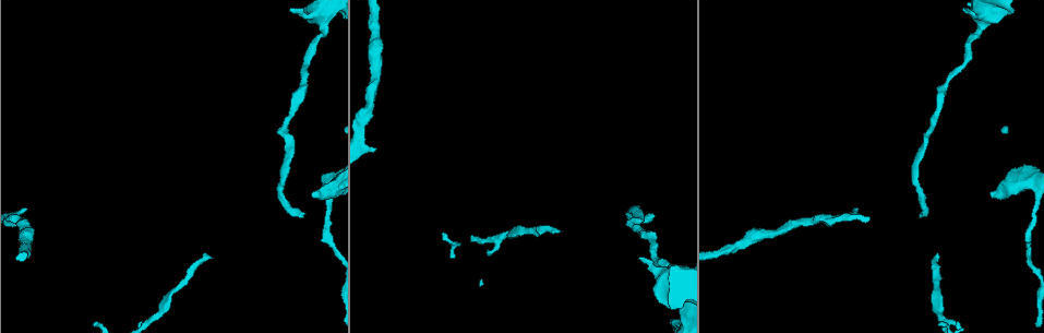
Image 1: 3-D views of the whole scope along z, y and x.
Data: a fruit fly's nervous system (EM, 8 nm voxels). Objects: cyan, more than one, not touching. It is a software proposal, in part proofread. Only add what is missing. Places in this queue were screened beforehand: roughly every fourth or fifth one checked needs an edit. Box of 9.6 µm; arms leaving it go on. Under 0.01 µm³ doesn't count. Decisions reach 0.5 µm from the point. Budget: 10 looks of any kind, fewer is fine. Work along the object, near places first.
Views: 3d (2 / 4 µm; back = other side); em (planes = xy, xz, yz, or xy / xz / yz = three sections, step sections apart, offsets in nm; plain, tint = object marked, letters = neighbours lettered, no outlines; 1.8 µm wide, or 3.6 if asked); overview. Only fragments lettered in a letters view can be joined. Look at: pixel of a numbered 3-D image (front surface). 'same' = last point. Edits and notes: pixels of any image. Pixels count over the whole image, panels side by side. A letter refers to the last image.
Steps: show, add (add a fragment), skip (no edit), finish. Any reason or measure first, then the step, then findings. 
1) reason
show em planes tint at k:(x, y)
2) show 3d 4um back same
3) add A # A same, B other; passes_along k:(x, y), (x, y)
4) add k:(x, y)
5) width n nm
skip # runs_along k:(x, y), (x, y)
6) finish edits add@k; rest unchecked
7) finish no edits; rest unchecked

branch stops here
show em planes letters at 1:(853, 211)

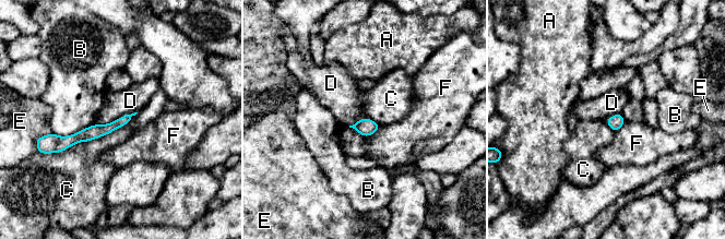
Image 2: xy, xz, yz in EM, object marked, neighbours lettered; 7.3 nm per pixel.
skip # A other, B other, C other, D other, E other, F other; border 2:(138, 112), (106, 134), (51, 153); no lettered fragment goes on from it

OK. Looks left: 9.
branch stops here
show em planes letters at 1:(938, 257)

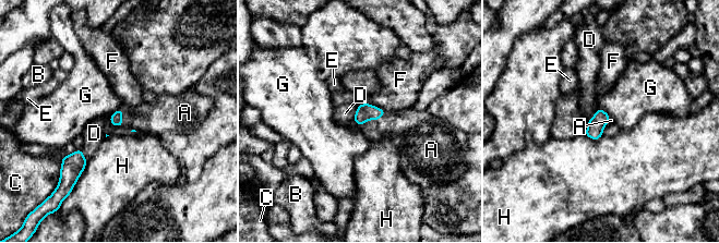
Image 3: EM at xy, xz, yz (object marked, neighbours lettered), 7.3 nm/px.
add A # A same, B other, C other, D other, E other, F other, G other, H other; passes_along 3:(364, 112), (372, 119), (405, 128); it goes on there

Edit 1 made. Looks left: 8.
long arm stops here
show 3d 2um at 1:(300, 215)

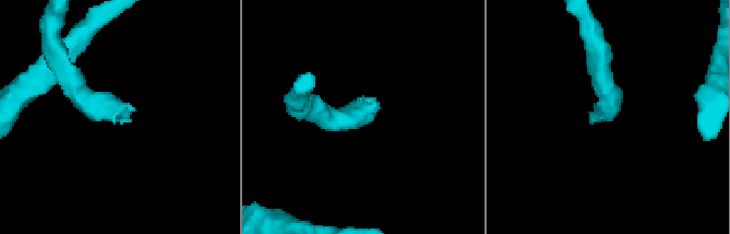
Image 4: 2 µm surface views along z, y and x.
show em planes letters at 4:(373, 99)

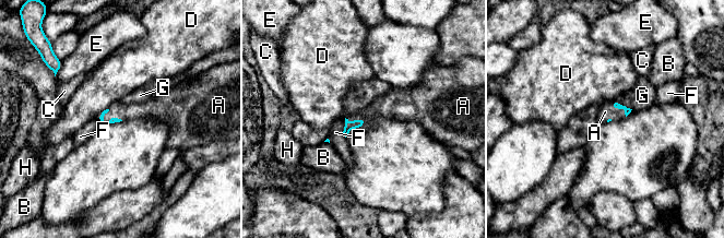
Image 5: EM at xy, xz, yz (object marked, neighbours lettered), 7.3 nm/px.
add A # A same, B other, C other, D other, E other, F other, G other, H other; passes_along 5:(357, 122), (356, 119), (387, 106); the neuron continues

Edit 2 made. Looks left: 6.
sudden change in width
show 3d 2um at 1:(999, 192)

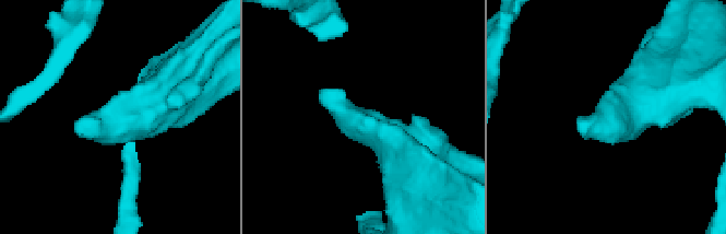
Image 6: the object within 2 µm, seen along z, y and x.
show em 3.6um planes letters at 6:(117, 126)

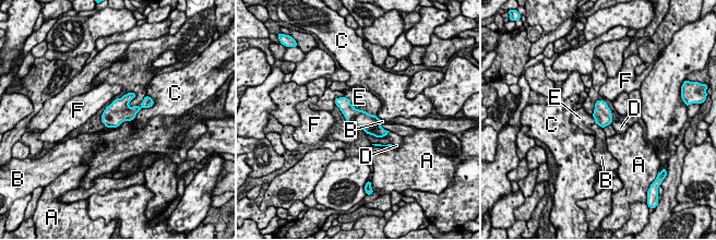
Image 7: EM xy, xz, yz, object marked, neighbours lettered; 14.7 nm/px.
width 260 nm
add E # A other, B other, C other, D other, E same, F other; passes_along 7:(370, 123), (360, 110), (360, 98); it goes on there

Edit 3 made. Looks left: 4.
finish edits add@3, add@5, add@7; rest unchecked

